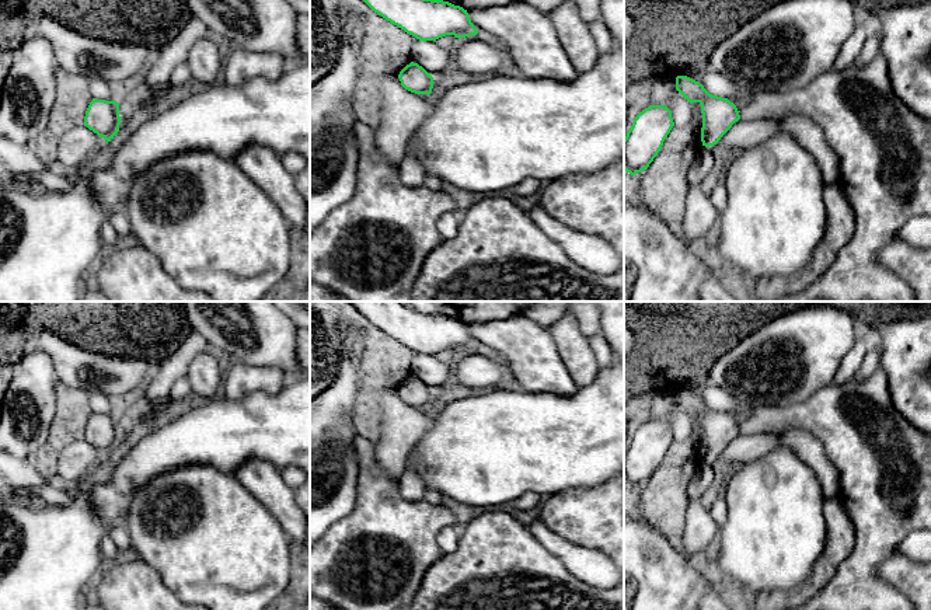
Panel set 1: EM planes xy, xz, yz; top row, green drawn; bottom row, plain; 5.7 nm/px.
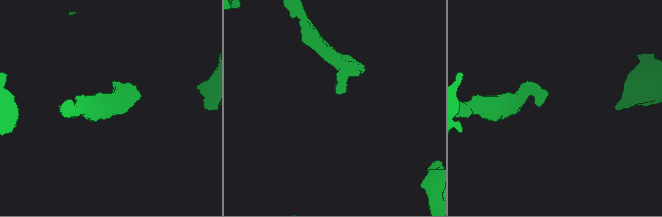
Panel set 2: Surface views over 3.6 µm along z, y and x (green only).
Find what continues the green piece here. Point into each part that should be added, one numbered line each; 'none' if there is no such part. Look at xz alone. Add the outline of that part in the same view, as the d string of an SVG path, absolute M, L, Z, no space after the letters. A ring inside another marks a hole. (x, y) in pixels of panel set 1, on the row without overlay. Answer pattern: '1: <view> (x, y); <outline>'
none

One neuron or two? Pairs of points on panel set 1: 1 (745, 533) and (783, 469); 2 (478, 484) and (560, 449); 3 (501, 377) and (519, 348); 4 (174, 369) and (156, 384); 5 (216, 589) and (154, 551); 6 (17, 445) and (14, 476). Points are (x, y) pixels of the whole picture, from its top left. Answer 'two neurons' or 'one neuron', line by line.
1: one neuron
2: one neuron
3: two neurons
4: one neuron
5: one neuron
6: two neurons

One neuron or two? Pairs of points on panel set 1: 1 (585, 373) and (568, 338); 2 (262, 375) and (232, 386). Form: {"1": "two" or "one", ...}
{"1": "one", "2": "one"}

